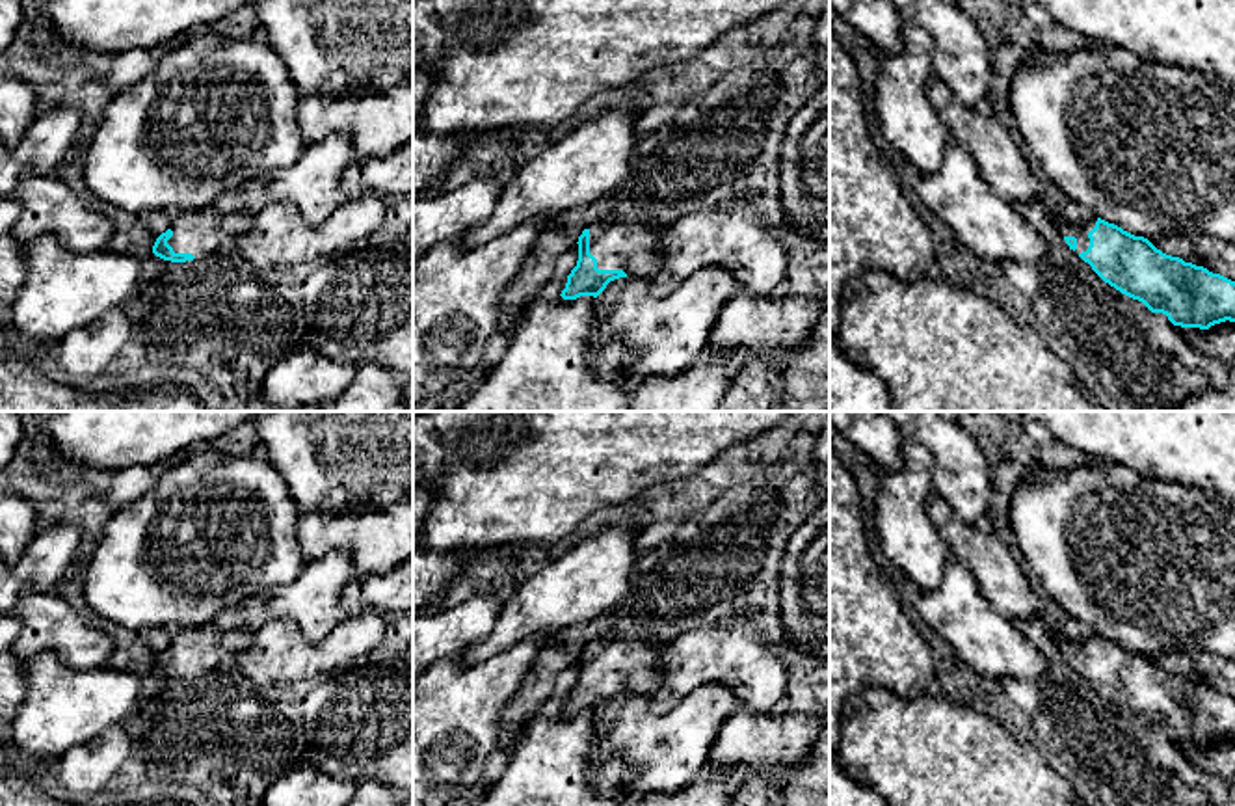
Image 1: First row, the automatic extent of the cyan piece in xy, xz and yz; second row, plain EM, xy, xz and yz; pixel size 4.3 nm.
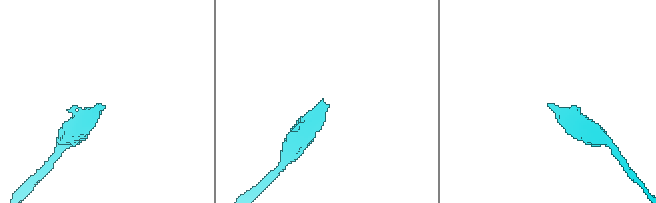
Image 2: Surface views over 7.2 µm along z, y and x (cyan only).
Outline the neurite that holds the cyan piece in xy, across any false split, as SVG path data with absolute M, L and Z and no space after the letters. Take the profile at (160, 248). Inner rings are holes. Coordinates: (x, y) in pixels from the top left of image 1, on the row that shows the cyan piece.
M179 210L171 227L156 238L153 253L171 262L199 261L232 246L253 222L251 212Z

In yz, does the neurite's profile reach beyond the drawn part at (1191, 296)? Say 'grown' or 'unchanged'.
grown

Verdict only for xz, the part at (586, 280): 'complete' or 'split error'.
split error

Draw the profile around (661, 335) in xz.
M722 266L697 270L666 298L653 296L651 279L614 279L597 296L597 344L623 343L632 383L679 374L709 346L720 309L737 292L737 279Z

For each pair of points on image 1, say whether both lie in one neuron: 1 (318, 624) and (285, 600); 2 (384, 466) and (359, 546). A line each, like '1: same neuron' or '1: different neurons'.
1: same neuron
2: different neurons

